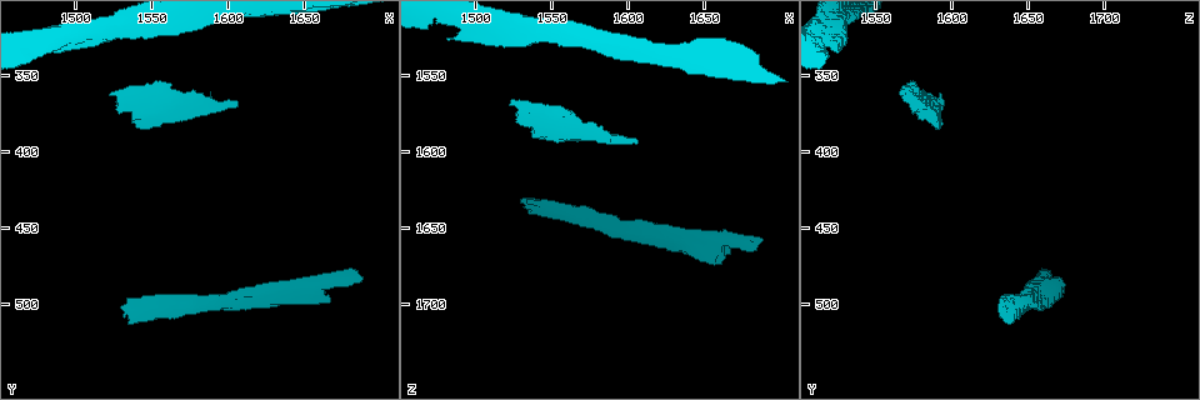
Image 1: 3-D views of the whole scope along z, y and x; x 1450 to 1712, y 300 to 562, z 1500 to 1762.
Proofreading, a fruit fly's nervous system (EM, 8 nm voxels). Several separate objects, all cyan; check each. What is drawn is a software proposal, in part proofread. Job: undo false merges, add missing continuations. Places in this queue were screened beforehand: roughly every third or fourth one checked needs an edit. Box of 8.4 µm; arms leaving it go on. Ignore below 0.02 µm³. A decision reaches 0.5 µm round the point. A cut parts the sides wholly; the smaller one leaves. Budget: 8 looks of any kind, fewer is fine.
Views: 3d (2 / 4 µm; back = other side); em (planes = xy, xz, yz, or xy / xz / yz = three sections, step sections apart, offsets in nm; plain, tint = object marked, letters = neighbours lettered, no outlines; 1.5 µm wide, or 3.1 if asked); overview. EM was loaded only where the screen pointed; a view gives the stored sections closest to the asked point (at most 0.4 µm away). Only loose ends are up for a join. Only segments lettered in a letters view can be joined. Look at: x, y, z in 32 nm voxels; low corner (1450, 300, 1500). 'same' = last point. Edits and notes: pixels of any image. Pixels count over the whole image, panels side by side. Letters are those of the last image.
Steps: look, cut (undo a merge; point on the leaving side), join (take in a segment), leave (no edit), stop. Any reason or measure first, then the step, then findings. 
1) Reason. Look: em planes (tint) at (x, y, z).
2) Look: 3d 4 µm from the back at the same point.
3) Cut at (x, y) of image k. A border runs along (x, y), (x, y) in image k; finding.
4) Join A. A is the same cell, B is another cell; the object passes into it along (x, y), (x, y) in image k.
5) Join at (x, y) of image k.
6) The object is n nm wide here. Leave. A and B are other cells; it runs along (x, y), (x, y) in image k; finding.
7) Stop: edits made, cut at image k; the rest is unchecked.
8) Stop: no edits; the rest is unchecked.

Free end. Look: 3d 2 µm at (1578, 360, 1582).

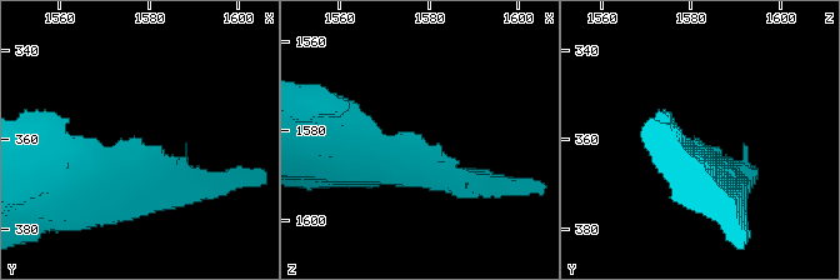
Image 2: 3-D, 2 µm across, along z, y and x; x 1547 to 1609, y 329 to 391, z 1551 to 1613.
Need the tissue. Look: em planes (letters) at (1578, 360, 1581).

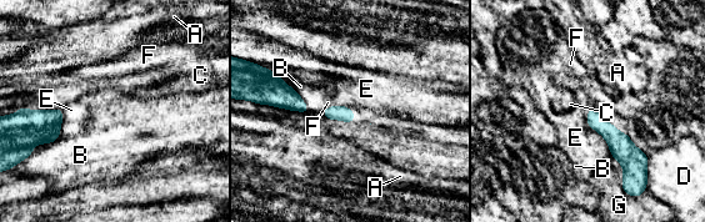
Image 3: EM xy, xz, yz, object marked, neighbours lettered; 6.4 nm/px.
Leave. A, B, C, D, E, F and G are other cells; it runs along (591, 111), (629, 156), (629, 175) in image 3; none of them fits.

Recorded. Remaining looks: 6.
An open end. Look: em planes (tint) at (1532, 506, 1630).

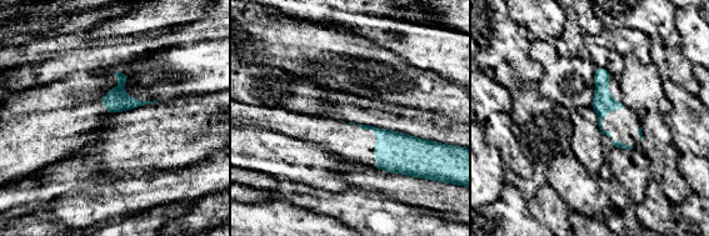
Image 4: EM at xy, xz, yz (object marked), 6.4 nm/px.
Look: em planes (letters) at the same point.

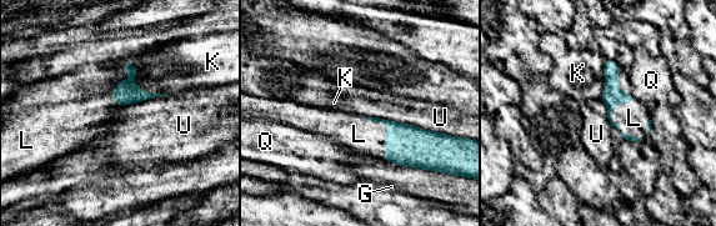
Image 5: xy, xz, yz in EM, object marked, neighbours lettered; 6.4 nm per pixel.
Join L. L is the same cell, G, K, Q and U are other cells; the object passes into it along (612, 95), (620, 127), (634, 117) in image 5; the cell continues.

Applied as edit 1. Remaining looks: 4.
Free end. Look: em planes (tint) at (1622, 486, 1648).

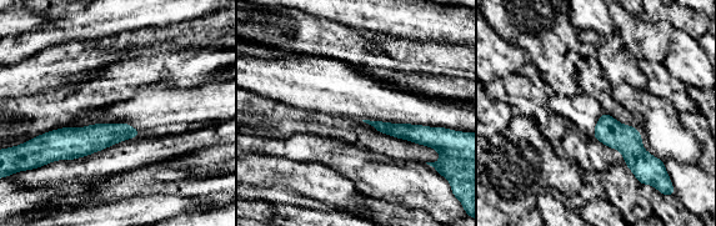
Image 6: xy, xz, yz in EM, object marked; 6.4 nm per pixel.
See the neighbours. Look: em planes (letters) at the same point.

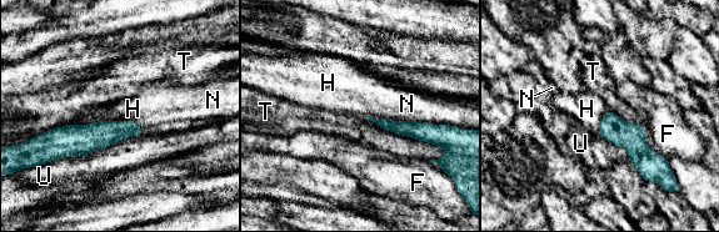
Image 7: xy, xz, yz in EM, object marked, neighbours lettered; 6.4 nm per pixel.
Leave. F, H, N, T and U are other cells; it runs along (139, 130), (95, 136), (49, 135) in image 7; none of them fits.

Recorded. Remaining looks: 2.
Stop: edits made, join at image 5; the rest is unchecked.

